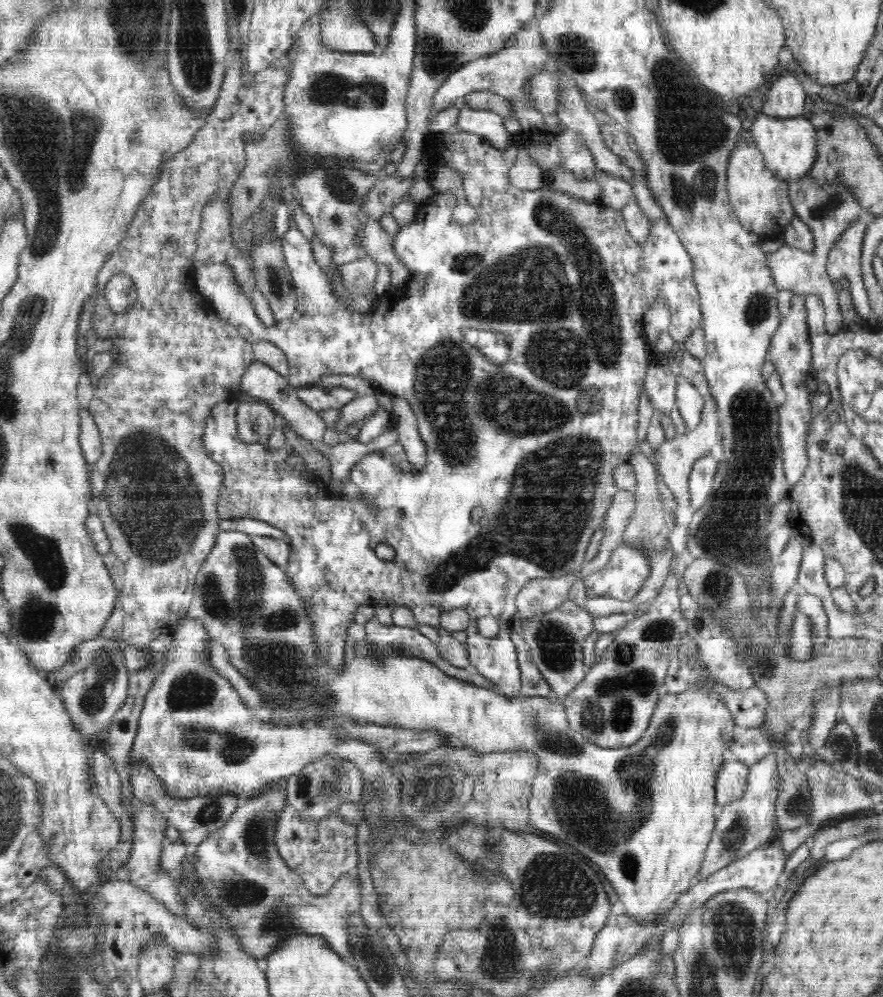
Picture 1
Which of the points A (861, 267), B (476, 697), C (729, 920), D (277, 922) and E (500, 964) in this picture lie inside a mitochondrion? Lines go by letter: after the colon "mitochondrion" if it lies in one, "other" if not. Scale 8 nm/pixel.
A: other
B: other
C: mitochondrion
D: mitochondrion
E: mitochondrion

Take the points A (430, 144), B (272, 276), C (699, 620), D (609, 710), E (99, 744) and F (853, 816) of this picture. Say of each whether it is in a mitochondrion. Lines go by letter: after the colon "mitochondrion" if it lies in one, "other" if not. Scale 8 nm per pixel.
A: other
B: mitochondrion
C: mitochondrion
D: mitochondrion
E: other
F: other

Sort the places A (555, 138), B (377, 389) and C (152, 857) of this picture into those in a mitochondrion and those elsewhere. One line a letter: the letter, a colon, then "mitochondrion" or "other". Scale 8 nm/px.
A: other
B: other
C: other

